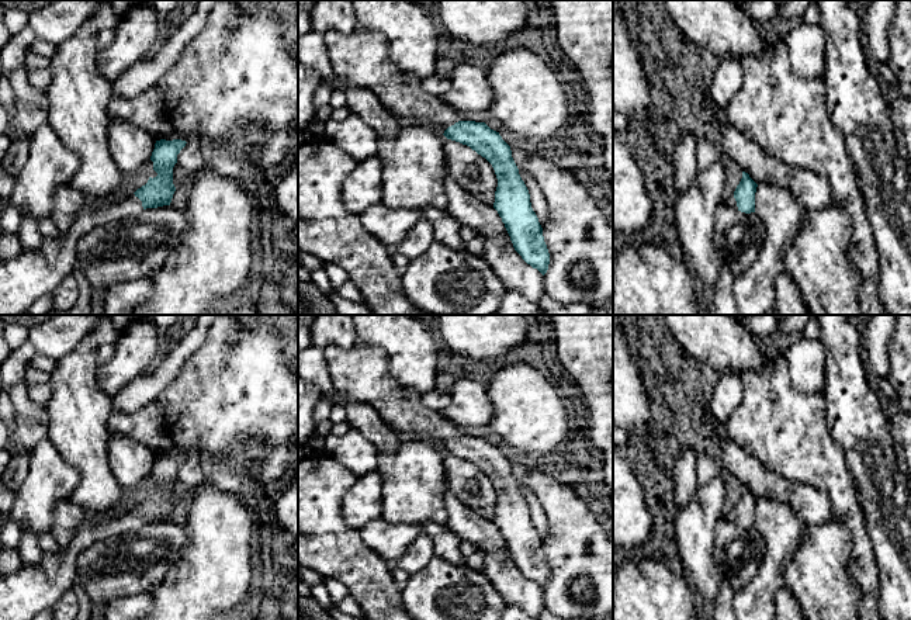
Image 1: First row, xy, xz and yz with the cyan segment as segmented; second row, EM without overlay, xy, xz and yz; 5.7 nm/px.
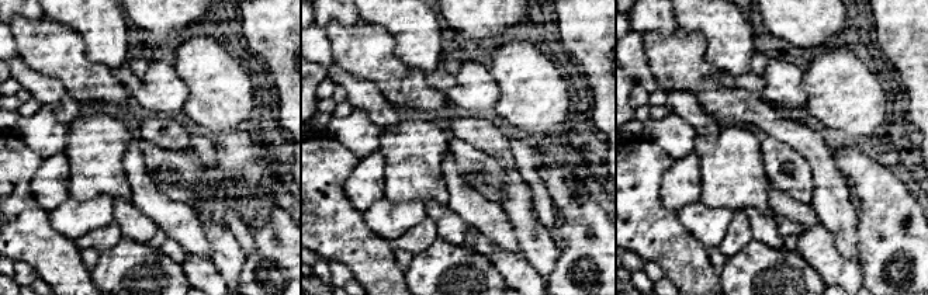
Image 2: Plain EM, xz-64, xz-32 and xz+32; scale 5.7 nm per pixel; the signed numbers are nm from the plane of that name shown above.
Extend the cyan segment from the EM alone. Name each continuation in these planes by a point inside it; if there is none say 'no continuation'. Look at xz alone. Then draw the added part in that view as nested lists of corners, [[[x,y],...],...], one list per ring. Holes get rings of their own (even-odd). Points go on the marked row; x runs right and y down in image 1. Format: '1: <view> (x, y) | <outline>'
1: xz (362, 58) | [[[357,28],[344,34],[339,31],[326,31],[323,39],[328,48],[332,72],[351,87],[371,90],[382,105],[395,117],[416,117],[426,125],[437,128],[441,134],[460,121],[457,111],[448,107],[441,96],[426,93],[422,89],[420,79],[401,70],[389,59],[389,42],[378,31]]]

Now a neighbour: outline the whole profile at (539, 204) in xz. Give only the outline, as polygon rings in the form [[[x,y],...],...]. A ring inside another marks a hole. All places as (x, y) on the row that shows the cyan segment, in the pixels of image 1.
[[[519,170],[519,174],[529,190],[531,208],[536,212],[540,225],[543,226],[548,217],[548,207],[547,207],[545,197],[540,186],[529,172]]]

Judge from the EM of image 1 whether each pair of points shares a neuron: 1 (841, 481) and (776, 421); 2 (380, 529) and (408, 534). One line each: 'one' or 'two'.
1: one
2: one

